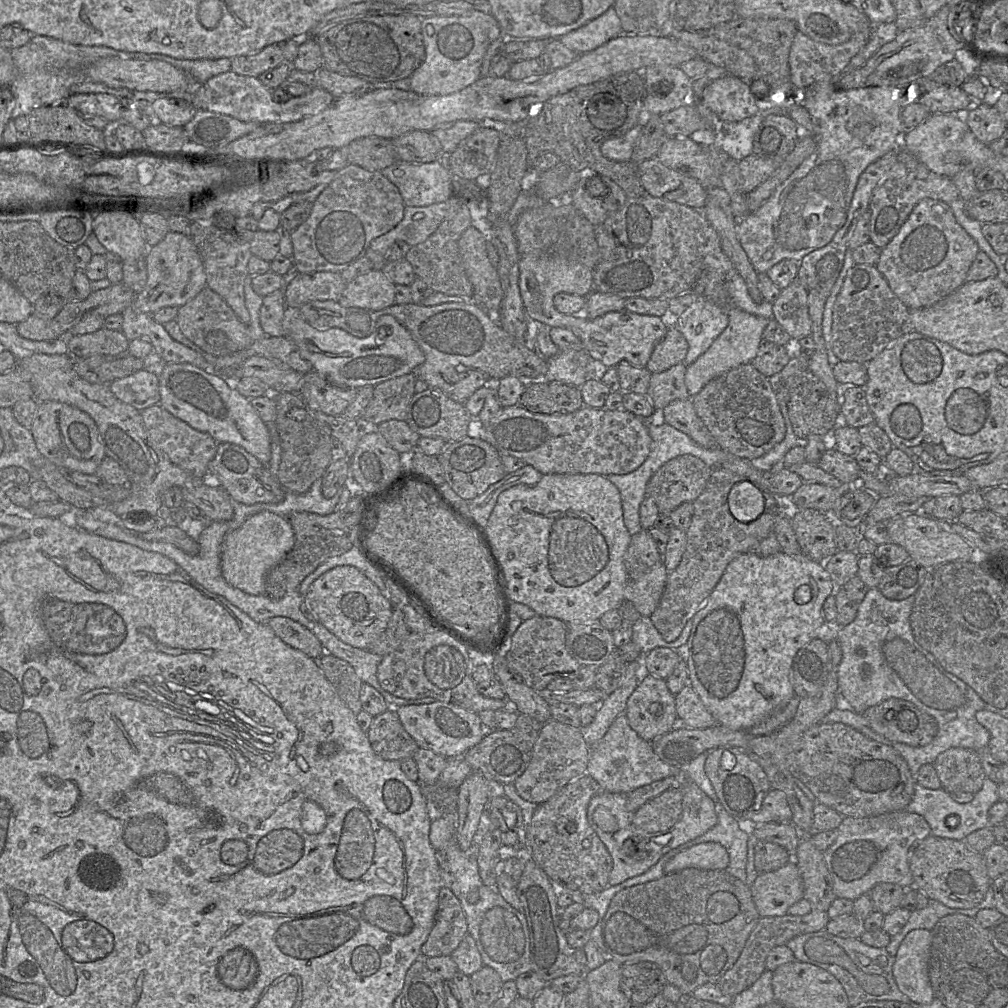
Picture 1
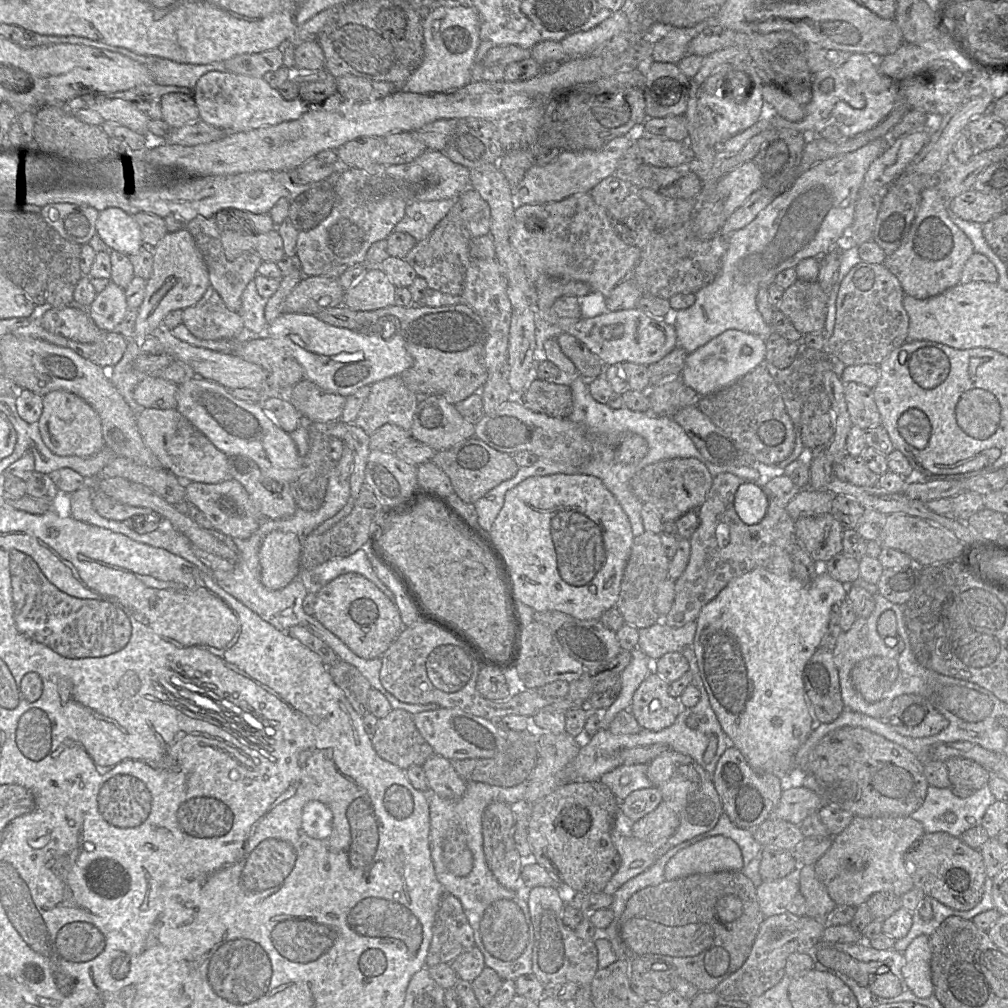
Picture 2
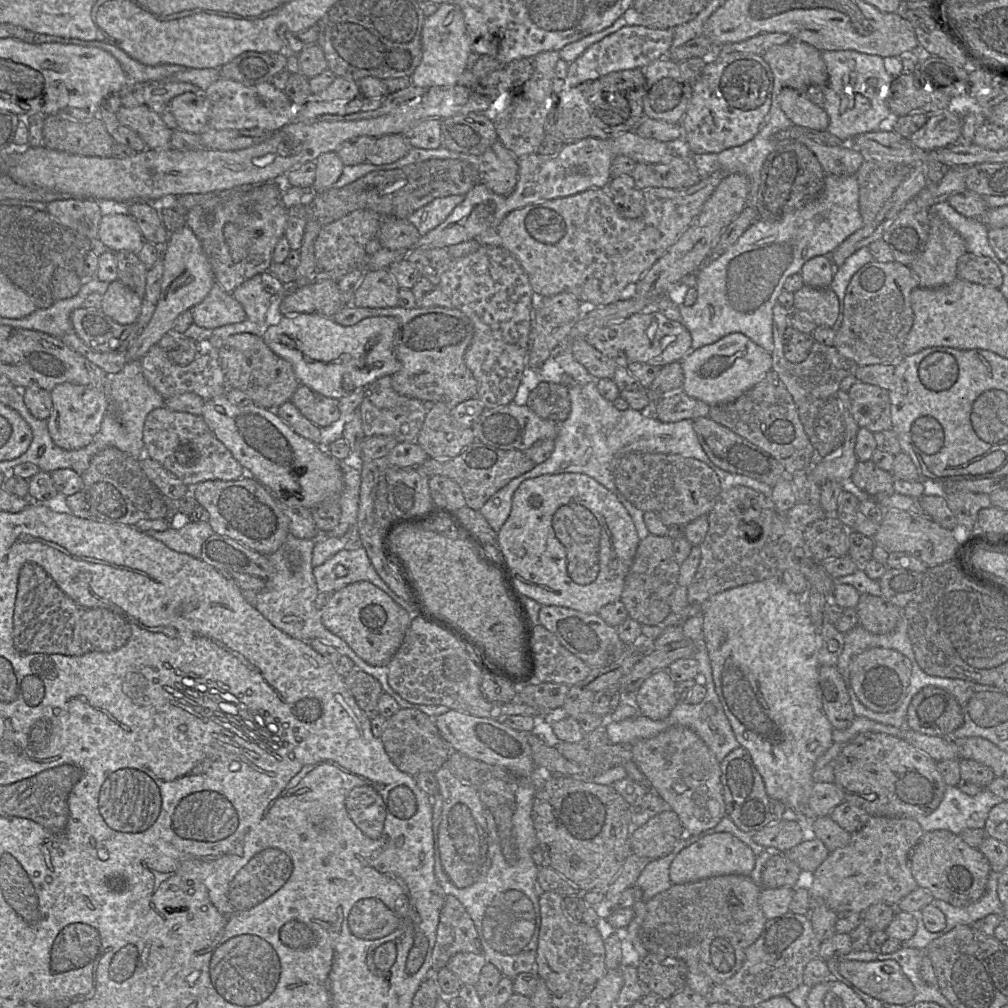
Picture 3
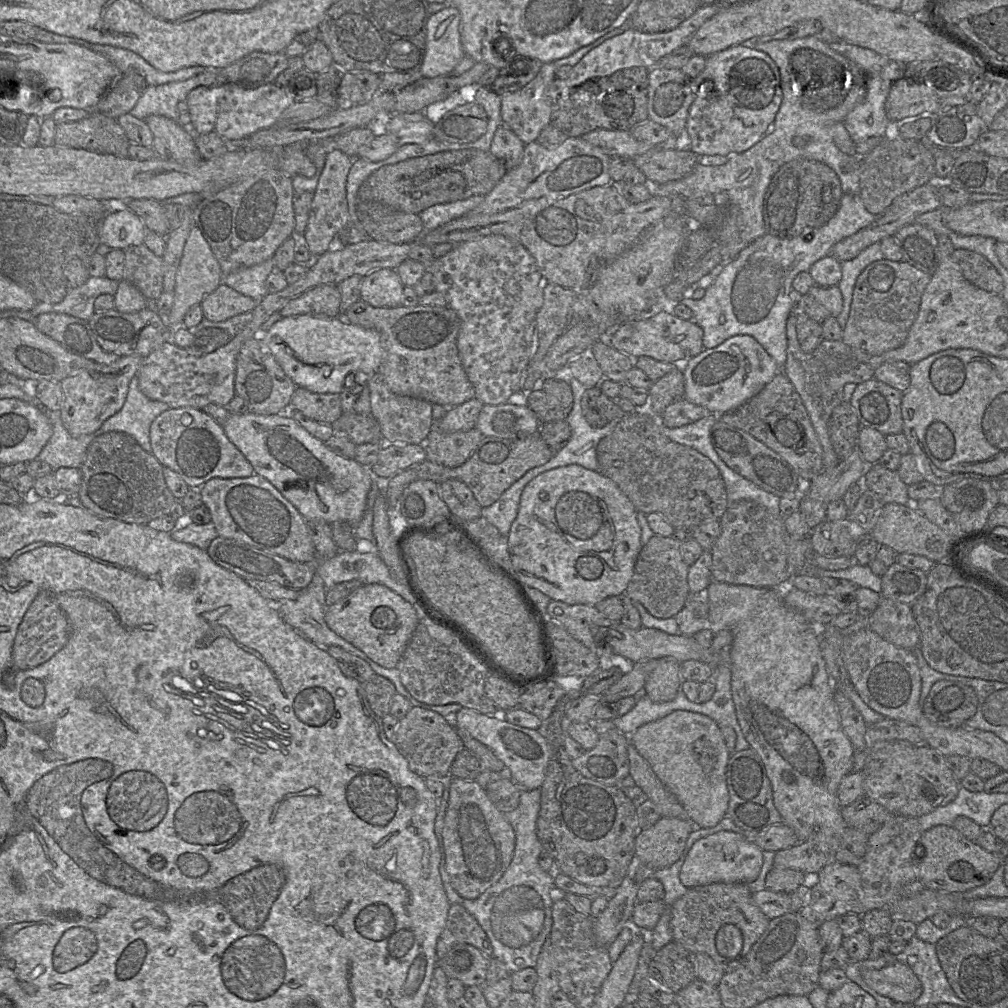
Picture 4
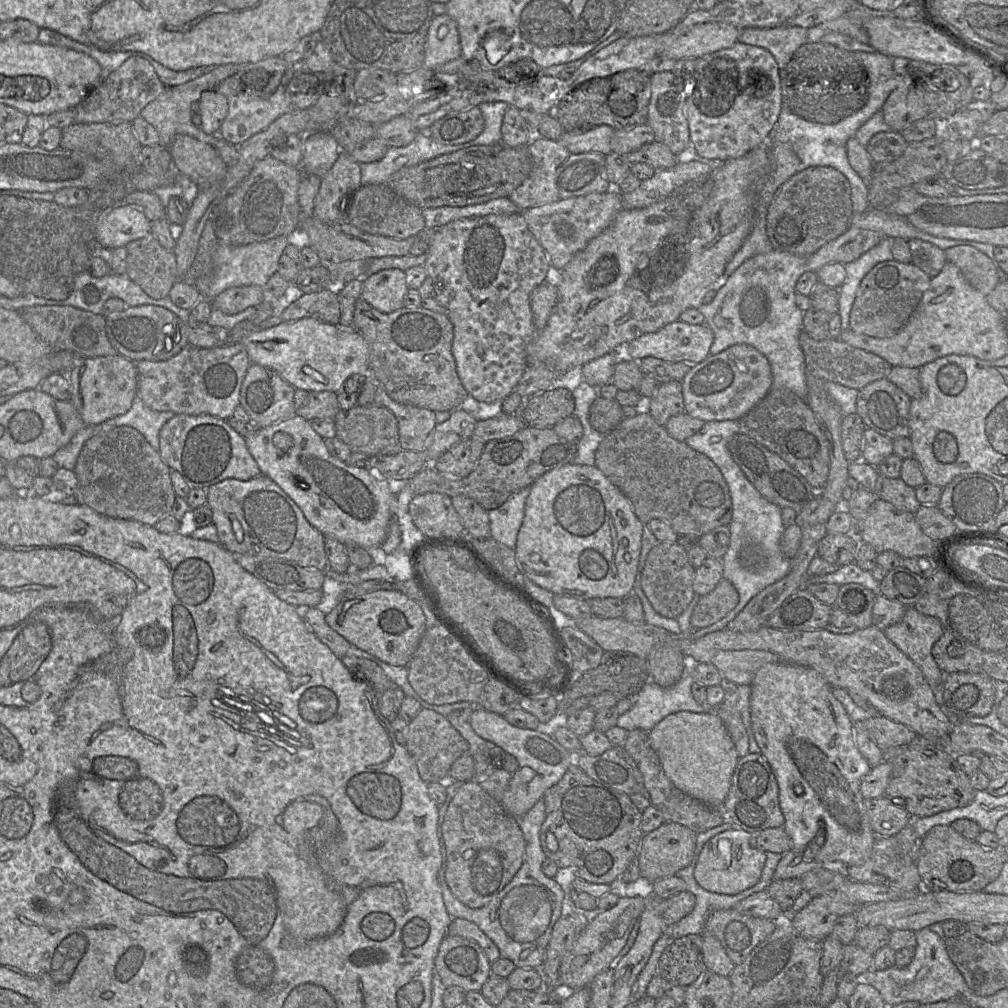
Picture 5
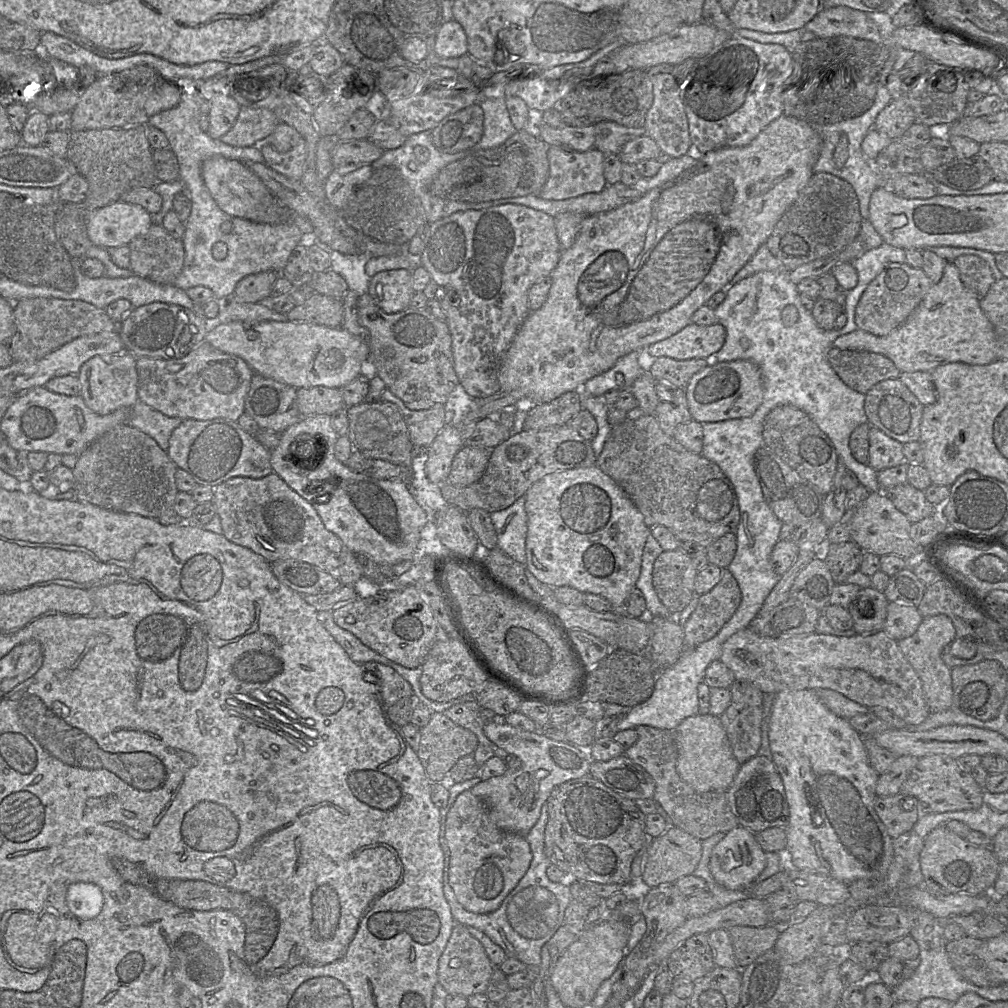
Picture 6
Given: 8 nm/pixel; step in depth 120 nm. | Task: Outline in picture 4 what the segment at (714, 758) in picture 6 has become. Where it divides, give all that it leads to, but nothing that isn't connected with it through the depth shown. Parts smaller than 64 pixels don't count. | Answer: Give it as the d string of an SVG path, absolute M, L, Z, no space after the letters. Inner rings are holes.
M675 710L667 716L639 727L628 737L638 753L648 761L663 785L676 797L689 815L695 827L710 828L725 816L729 793L726 768L731 756L720 727L710 717L686 710Z

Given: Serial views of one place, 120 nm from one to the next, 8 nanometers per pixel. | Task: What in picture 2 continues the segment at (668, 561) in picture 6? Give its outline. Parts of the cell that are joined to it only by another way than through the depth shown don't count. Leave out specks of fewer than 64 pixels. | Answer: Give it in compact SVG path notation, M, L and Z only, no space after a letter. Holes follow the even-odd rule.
M644 531L634 537L615 604L624 618L624 623L641 629L648 628L661 620L661 616L655 609L655 597L659 585L669 578L669 566L670 558L663 550L659 534Z

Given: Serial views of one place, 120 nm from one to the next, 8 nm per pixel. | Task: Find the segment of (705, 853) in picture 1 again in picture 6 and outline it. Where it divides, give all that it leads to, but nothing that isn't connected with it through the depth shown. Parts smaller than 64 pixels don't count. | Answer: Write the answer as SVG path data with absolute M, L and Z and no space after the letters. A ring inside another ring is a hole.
M741 826L727 832L725 837L715 845L709 861L709 870L715 882L734 891L752 888L755 879L765 866L766 852L758 844L755 833Z

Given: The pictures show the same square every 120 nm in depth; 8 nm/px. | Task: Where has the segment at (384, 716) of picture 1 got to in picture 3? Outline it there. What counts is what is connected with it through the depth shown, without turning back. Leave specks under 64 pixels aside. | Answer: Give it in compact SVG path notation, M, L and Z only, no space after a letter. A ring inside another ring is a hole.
M400 708L386 719L380 740L395 766L412 777L421 772L436 772L445 765L452 753L450 745L443 739L436 727L434 718L413 708Z

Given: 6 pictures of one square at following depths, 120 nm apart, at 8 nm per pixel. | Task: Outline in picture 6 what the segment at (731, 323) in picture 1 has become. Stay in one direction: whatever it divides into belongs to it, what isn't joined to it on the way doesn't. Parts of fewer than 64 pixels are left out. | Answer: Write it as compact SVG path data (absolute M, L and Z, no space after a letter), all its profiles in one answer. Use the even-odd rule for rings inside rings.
M748 360L718 362L695 373L685 387L692 419L700 423L745 418L753 415L763 400L759 367Z

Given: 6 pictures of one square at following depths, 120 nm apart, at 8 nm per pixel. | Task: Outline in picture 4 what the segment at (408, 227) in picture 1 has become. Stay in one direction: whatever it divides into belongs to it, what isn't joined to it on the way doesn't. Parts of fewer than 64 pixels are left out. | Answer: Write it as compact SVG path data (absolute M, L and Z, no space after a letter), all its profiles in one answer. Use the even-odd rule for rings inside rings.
M472 196L465 200L433 205L421 213L424 231L432 231L451 220L457 219L476 209L483 201L484 196Z

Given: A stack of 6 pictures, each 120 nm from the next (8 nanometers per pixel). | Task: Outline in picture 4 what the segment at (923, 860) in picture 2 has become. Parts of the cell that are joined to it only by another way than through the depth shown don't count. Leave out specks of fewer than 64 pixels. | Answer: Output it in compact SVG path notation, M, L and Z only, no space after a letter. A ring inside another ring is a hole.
M936 825L925 830L919 843L923 852L916 859L917 879L925 888L947 893L962 893L987 882L1004 861L1005 854L990 852L970 841L952 825Z

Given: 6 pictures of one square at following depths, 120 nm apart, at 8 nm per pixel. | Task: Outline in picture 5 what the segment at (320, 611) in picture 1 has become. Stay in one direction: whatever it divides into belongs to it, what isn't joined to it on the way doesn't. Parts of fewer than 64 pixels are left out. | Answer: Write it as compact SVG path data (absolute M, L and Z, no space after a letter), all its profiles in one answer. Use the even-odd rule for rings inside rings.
M377 590L351 600L341 600L325 615L325 621L348 642L392 666L407 667L426 631L426 617L419 604L396 590Z

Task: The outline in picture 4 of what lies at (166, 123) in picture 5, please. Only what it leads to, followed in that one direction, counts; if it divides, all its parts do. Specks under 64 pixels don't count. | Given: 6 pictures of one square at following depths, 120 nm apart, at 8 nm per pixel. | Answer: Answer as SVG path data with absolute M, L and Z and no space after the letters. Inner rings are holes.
M208 70L186 80L148 85L130 114L143 120L150 115L162 115L177 121L179 117L178 103L186 100L192 89L198 86L213 86L217 80L218 71Z

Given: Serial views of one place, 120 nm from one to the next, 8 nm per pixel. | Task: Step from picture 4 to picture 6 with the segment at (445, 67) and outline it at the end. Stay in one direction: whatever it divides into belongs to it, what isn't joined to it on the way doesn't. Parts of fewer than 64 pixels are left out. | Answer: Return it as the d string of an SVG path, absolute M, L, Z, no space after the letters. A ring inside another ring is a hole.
M456 20L442 22L435 37L433 52L444 58L459 58L467 54L467 39Z

